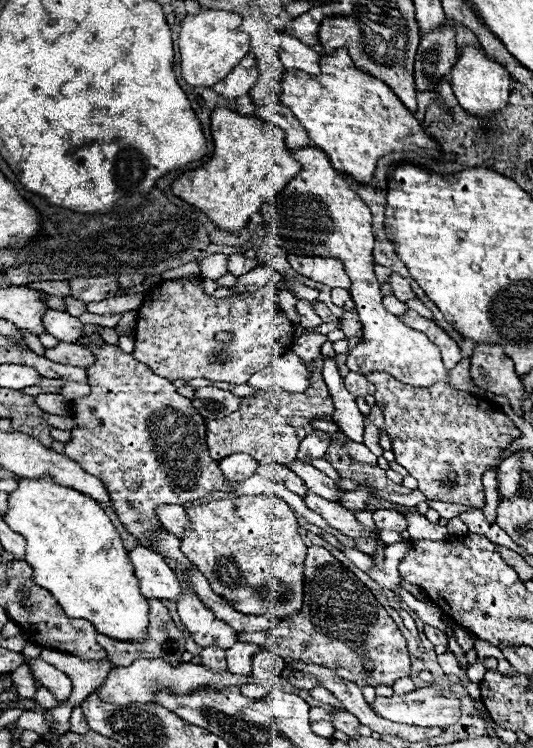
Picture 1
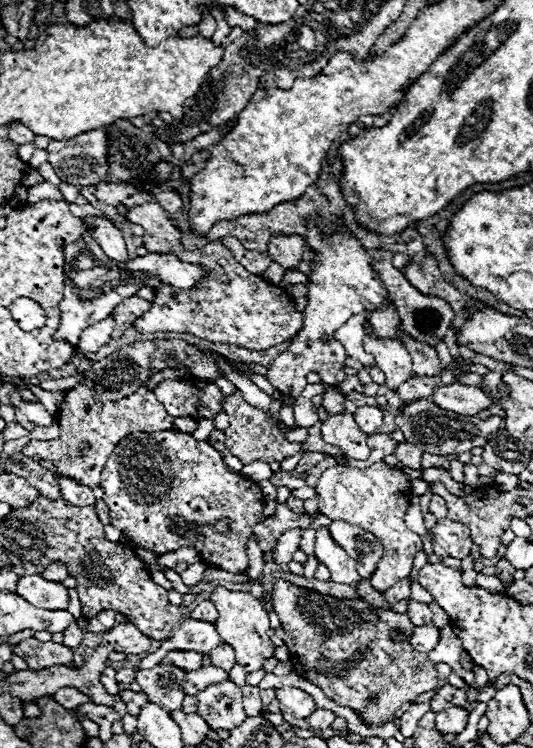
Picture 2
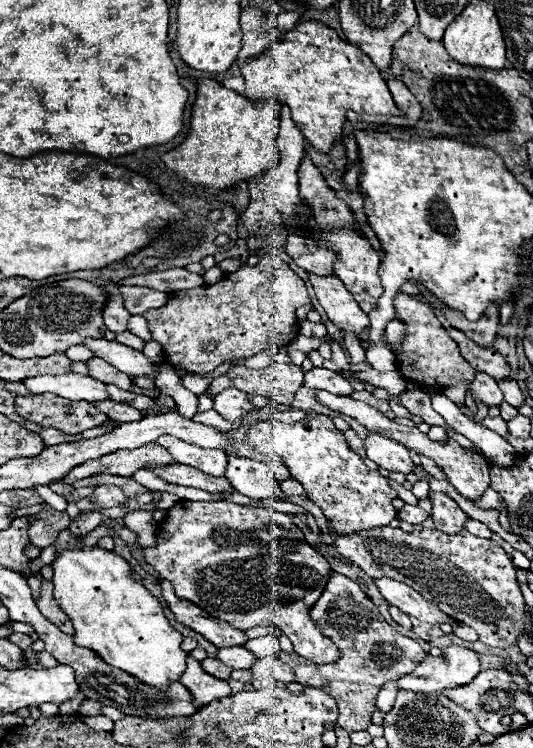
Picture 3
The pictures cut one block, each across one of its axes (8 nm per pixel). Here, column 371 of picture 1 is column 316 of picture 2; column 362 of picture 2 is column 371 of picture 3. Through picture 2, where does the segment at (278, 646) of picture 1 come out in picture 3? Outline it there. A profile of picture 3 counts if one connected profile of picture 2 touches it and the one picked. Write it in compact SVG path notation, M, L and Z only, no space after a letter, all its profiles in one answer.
M332 572L326 590L312 606L310 614L312 620L322 628L322 632L342 648L342 656L332 664L316 664L302 658L296 652L280 651L278 656L294 670L302 686L320 688L332 694L340 712L340 720L336 720L338 726L342 726L348 732L366 730L372 724L370 720L376 710L374 698L382 684L412 672L416 664L424 660L426 652L420 648L418 642L396 632L380 616L374 602L360 590L356 582L336 572Z

